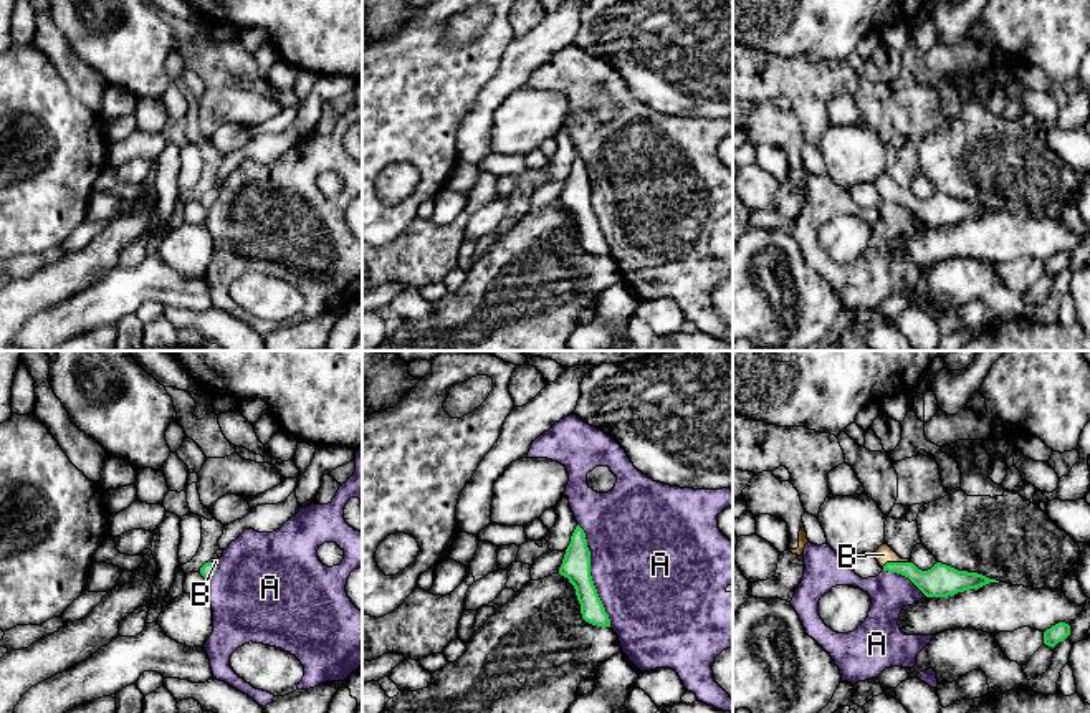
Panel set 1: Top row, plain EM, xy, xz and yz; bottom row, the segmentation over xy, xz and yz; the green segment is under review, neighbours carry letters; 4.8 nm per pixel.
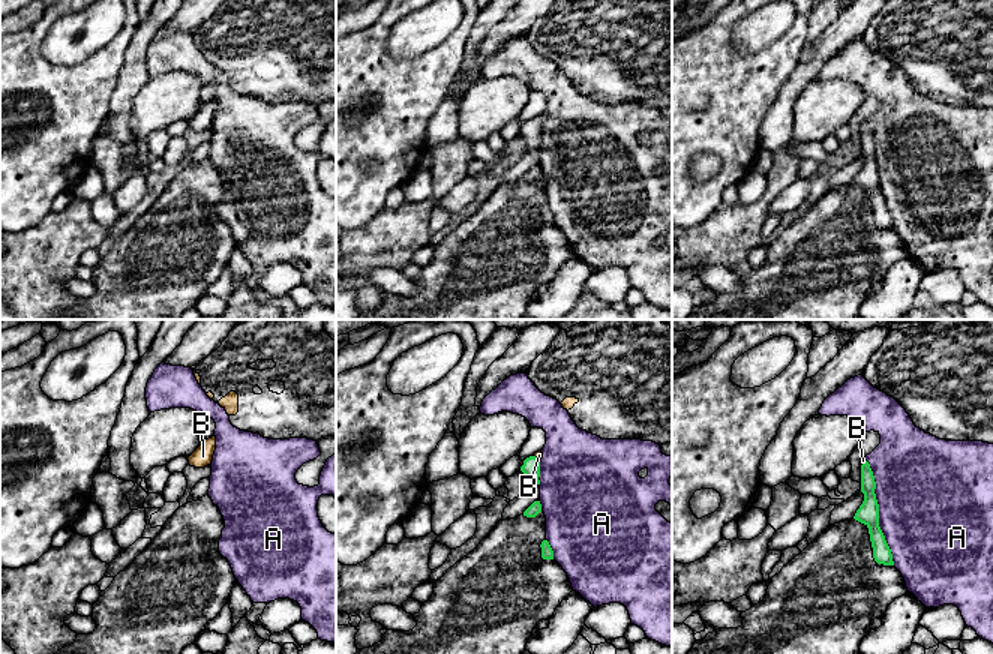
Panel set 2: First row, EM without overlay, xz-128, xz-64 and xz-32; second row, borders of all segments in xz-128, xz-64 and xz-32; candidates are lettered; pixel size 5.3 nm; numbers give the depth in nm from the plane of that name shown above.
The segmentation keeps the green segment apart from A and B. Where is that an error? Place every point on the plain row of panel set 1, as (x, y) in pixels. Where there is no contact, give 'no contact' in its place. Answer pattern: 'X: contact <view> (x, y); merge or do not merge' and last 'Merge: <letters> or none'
A: contact xz (589, 204); do not merge
B: contact yz (895, 192); merge
Merge: B

